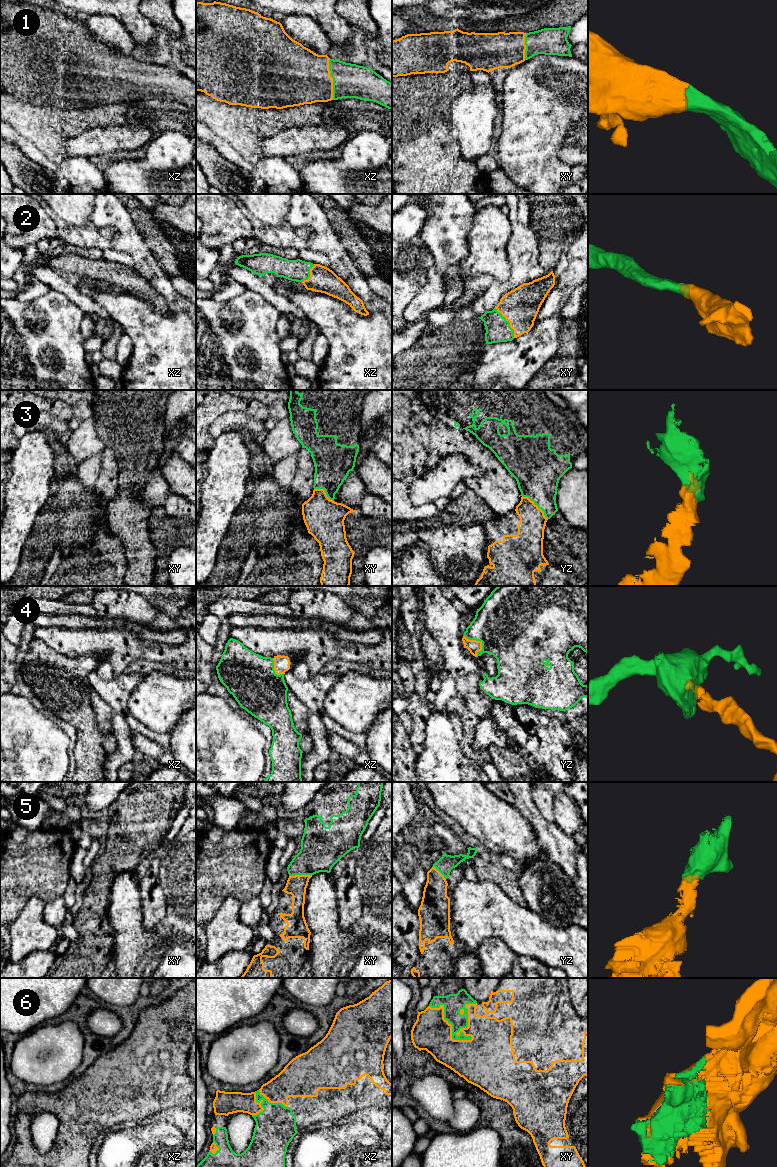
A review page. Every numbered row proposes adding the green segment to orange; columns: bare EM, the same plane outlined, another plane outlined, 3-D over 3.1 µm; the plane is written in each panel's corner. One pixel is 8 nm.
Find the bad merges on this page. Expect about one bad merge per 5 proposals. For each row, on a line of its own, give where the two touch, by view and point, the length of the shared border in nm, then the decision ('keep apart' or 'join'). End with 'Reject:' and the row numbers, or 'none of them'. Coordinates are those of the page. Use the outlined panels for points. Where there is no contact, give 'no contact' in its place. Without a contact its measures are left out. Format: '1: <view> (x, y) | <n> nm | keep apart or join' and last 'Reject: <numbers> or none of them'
1: xz (332, 79) | 320 nm | join
2: xy (509, 321) | 280 nm | join
3: yz (536, 505) | 280 nm | join
4: yz (480, 641) | 200 nm | join
5: xy (300, 875) | 180 nm | join
6: xy (451, 1025) | 440 nm | join
Reject: none of them

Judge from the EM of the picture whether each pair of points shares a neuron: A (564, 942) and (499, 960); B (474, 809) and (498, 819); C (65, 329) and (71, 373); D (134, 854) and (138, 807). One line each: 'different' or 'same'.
A: different
B: same
C: same
D: same

